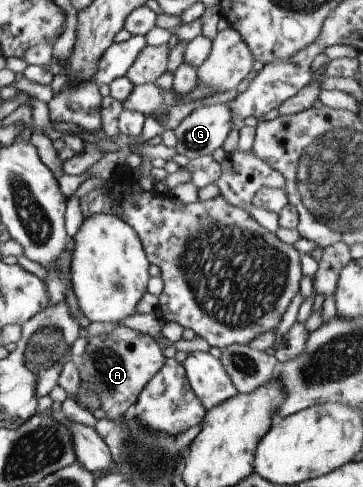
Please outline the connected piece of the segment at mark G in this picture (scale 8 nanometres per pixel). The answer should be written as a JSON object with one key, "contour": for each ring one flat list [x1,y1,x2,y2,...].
{"contour":[[225,103,198,107,175,128,177,137,175,150,179,154,187,156,189,160,211,155,217,148,223,146,223,142,227,140,232,129,233,114,231,114,229,106,225,106]]}

